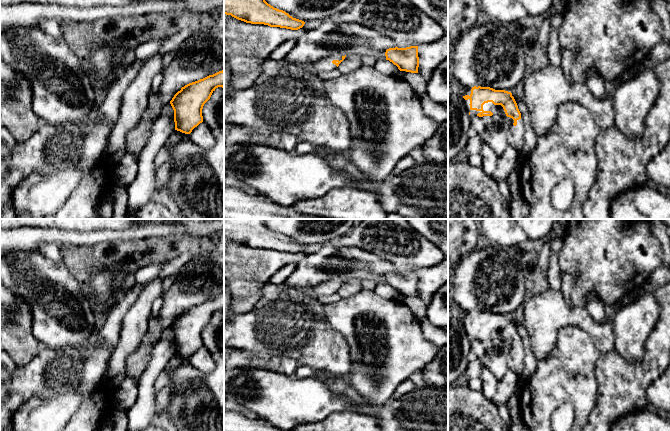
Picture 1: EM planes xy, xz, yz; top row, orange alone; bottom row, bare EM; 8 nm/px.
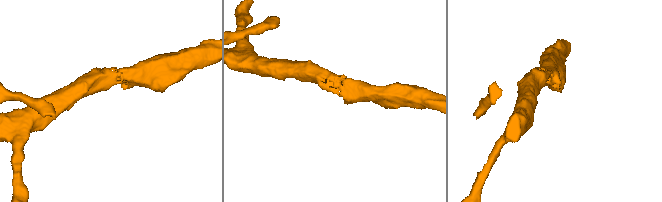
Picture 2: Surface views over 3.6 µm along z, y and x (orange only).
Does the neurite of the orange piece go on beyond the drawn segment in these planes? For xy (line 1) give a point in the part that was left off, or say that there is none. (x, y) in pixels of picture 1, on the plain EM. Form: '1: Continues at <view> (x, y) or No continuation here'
1: No continuation here

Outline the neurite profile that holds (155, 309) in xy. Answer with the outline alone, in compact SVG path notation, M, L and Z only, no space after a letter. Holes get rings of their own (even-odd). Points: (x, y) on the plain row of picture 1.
M157 298L154 303L153 303L153 307L151 310L151 315L150 315L150 319L156 318L159 314L159 307L160 304L163 303L163 298Z

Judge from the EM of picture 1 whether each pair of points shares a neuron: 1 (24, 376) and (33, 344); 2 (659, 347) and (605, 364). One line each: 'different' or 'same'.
1: different
2: same

